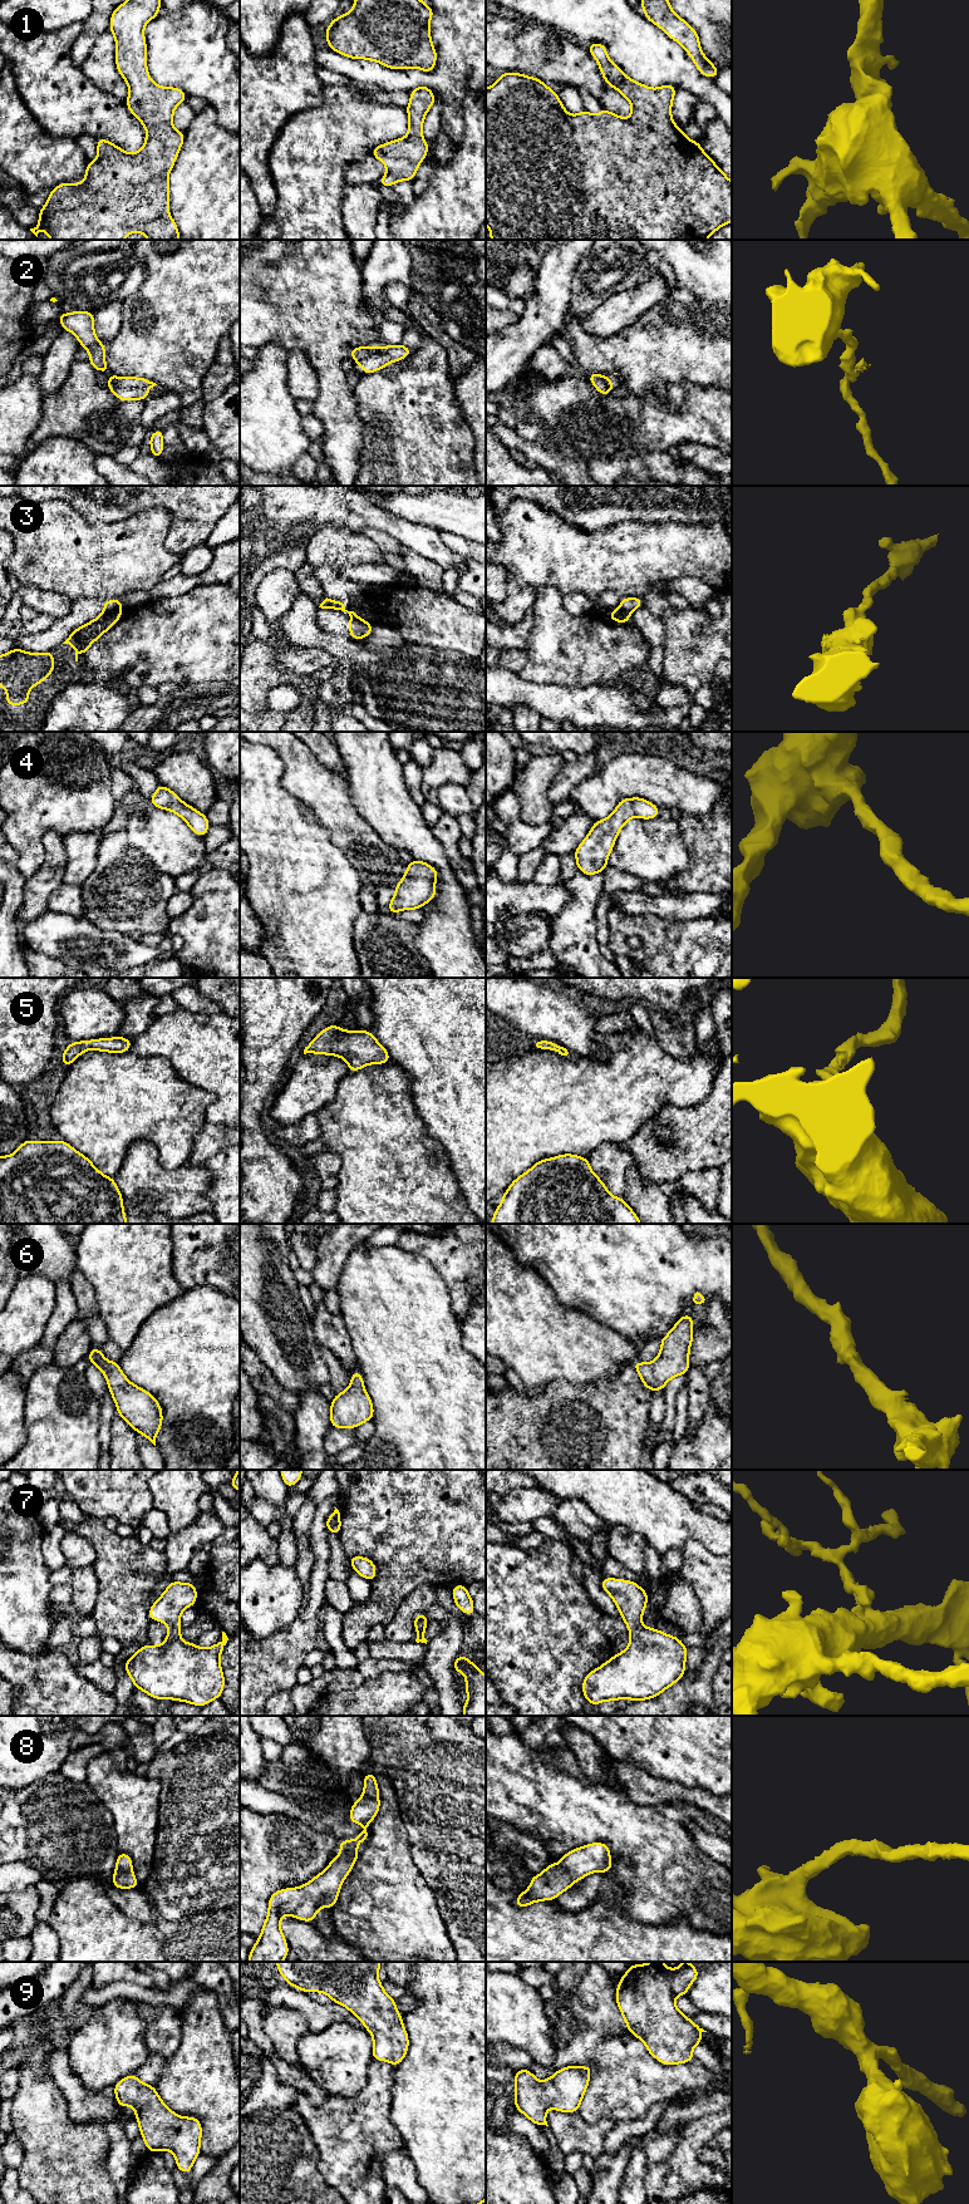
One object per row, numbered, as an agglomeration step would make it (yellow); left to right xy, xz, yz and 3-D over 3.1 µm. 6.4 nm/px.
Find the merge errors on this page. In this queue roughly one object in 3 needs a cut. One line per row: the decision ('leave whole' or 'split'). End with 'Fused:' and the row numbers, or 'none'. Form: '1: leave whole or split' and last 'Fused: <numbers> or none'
1: leave whole
2: split
3: split
4: leave whole
5: leave whole
6: leave whole
7: leave whole
8: leave whole
9: leave whole
Fused: 2, 3

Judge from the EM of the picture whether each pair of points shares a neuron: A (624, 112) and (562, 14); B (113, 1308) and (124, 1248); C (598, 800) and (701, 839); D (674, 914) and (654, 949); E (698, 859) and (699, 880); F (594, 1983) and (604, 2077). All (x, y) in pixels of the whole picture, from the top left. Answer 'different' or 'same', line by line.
A: different
B: same
C: different
D: different
E: same
F: same

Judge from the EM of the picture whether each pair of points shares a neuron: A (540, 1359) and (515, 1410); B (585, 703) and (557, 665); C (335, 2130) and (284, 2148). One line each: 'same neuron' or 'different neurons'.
A: different neurons
B: different neurons
C: different neurons

